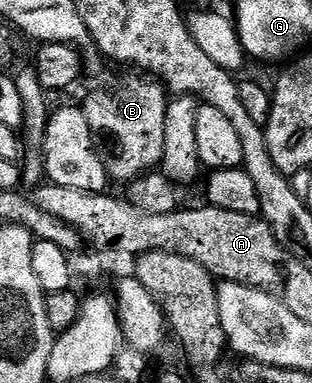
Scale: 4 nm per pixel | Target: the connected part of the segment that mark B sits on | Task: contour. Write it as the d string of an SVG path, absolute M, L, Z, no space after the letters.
M145 74L129 75L133 76L121 76L118 80L107 81L102 88L91 89L89 97L83 101L87 122L103 149L105 169L114 181L125 180L124 182L132 182L160 165L164 154L164 123L171 101L165 85L156 79Z

